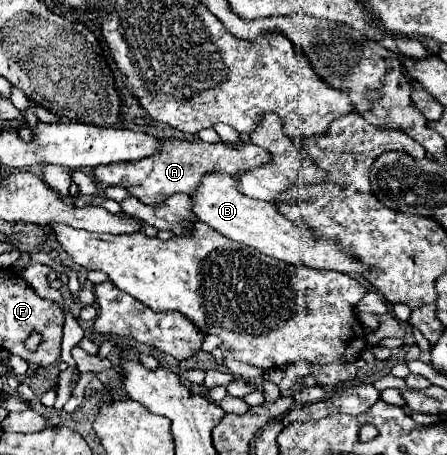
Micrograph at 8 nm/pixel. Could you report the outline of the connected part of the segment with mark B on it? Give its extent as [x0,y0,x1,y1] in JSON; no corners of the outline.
[191,173,365,277]

